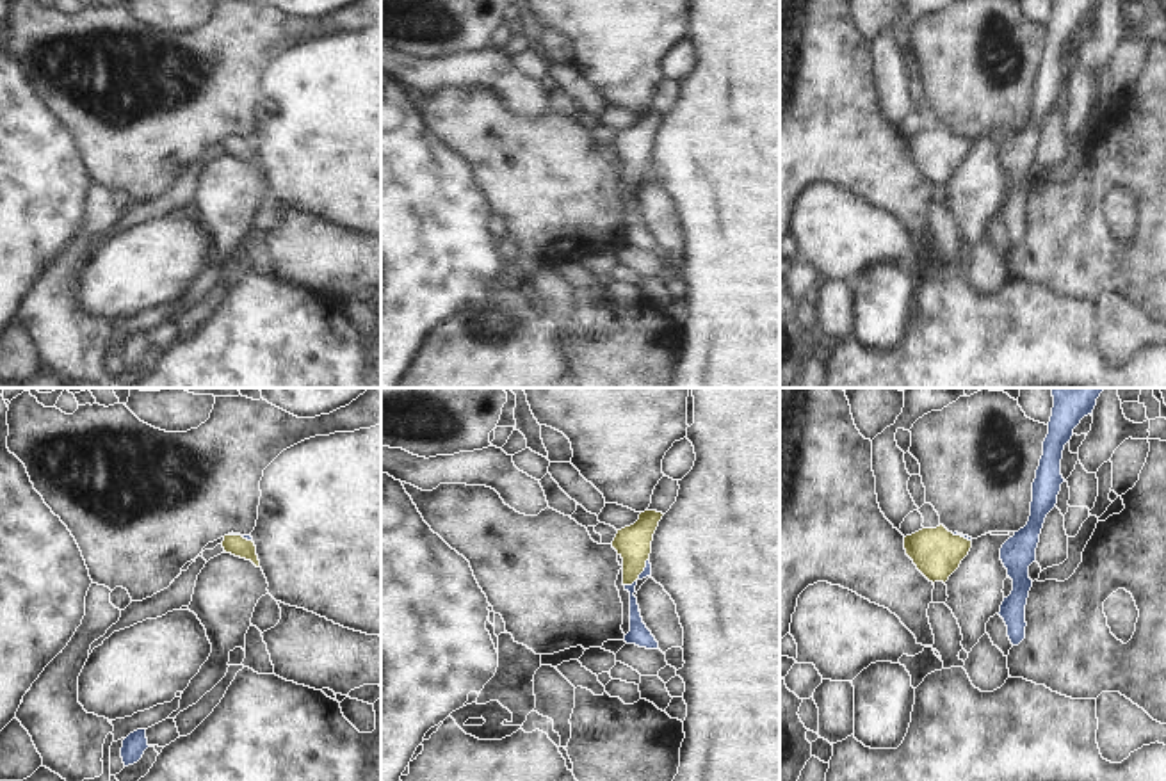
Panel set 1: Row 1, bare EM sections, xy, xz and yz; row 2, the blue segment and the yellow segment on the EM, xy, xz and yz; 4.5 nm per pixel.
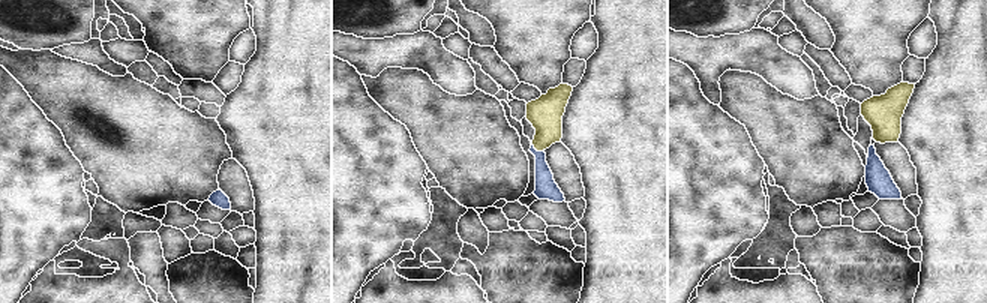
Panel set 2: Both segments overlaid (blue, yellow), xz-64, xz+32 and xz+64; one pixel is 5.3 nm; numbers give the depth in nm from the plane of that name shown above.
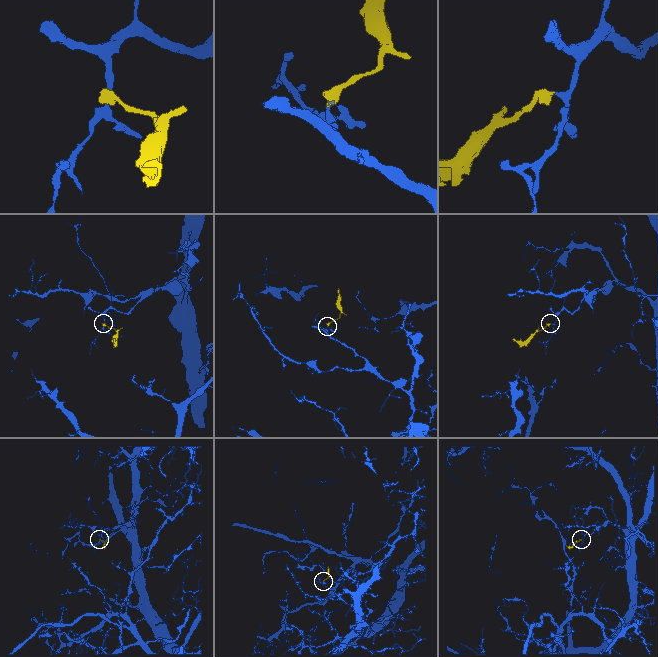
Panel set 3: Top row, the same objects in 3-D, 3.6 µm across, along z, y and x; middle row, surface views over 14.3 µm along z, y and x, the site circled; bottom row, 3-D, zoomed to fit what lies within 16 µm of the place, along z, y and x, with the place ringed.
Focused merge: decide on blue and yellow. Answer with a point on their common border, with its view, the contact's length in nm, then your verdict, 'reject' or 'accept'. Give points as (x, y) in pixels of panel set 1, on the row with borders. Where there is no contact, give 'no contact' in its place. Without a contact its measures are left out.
xz (639, 575) | 160 nm | accept

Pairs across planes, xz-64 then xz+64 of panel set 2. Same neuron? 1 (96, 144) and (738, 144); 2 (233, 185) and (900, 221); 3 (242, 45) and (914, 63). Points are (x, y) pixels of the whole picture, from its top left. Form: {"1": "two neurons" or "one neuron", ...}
{"1": "two neurons", "2": "two neurons", "3": "two neurons"}

